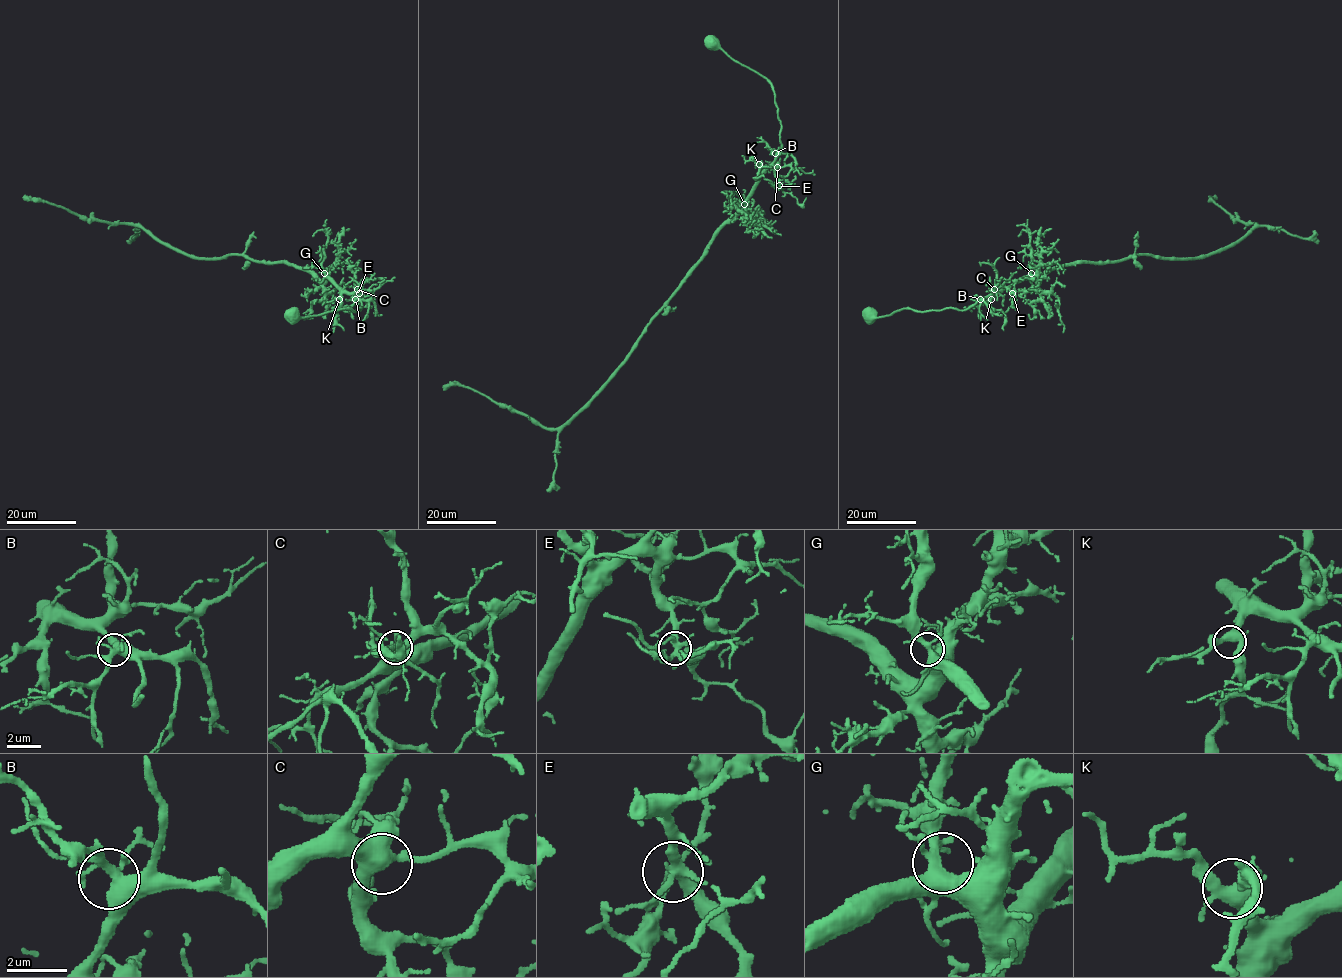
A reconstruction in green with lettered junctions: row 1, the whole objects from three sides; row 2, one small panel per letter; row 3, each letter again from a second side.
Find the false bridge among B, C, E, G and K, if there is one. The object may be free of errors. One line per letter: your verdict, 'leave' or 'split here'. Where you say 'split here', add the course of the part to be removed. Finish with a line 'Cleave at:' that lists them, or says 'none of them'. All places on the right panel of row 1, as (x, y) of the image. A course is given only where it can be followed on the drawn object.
B: leave
C: leave
E: split here; foreign part runs (1013, 293), (1020, 278), (1031, 279), (1025, 278)
G: leave
K: leave
Cleave at: E

